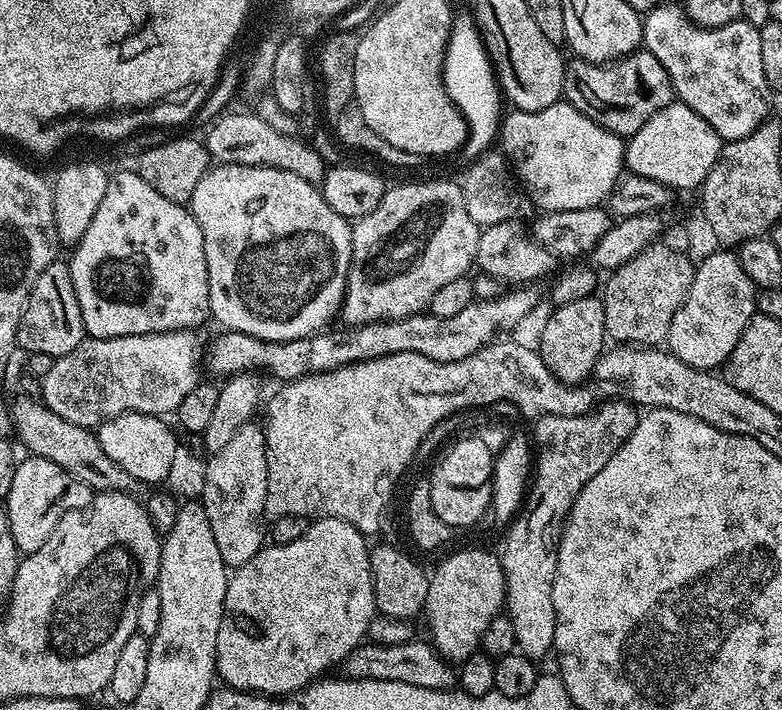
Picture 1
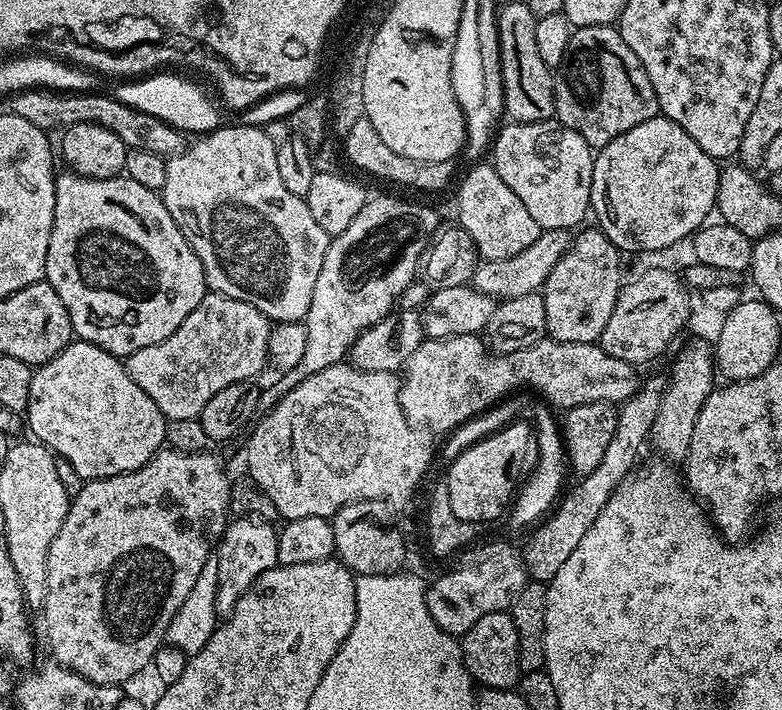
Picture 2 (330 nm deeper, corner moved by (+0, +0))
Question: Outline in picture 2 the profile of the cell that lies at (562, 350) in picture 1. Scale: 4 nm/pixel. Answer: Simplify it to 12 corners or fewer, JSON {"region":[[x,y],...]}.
{"region":[[599,230],[573,239],[542,289],[551,339],[599,341],[622,287]]}

